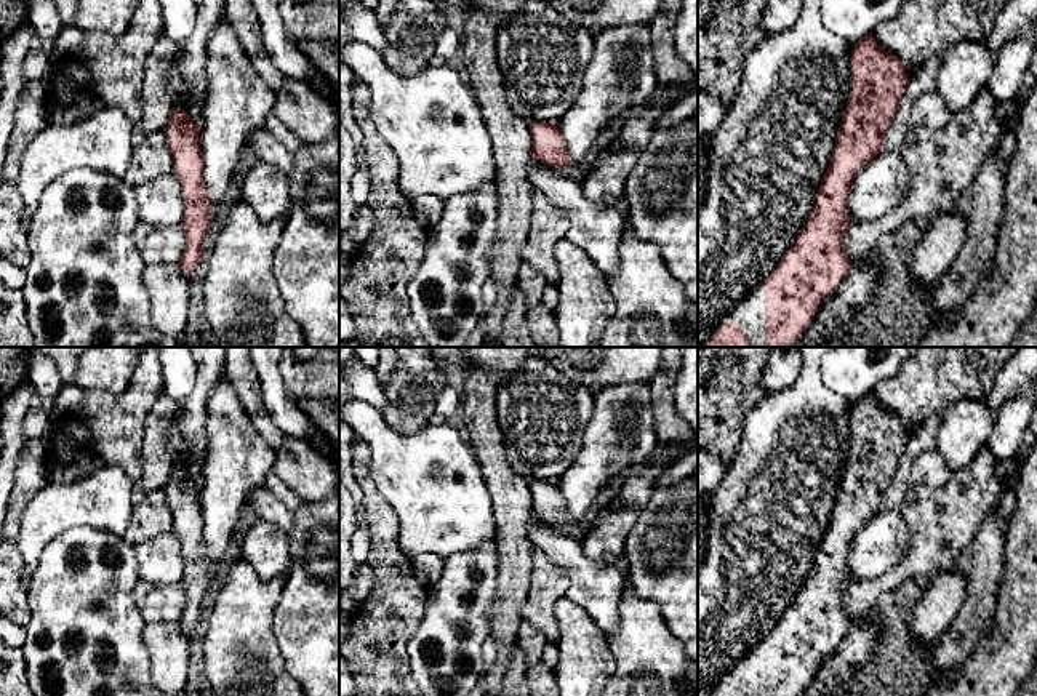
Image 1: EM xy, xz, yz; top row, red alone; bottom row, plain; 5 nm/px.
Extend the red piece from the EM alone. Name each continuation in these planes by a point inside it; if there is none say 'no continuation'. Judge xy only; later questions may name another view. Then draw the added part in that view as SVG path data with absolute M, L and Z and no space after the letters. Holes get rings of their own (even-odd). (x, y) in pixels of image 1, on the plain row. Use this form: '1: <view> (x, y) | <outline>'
no continuation

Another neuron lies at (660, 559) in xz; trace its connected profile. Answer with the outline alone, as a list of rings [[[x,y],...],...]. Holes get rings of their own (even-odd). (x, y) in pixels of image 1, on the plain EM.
[[[698,472],[653,490],[626,539],[623,566],[634,592],[659,605],[667,629],[698,662]]]

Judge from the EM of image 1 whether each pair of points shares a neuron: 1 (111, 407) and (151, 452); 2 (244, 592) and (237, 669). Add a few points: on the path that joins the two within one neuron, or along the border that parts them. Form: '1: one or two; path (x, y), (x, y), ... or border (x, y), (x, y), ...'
1: two; border (152, 407), (144, 424), (141, 477), (138, 480)
2: one; path (242, 612), (240, 650)

